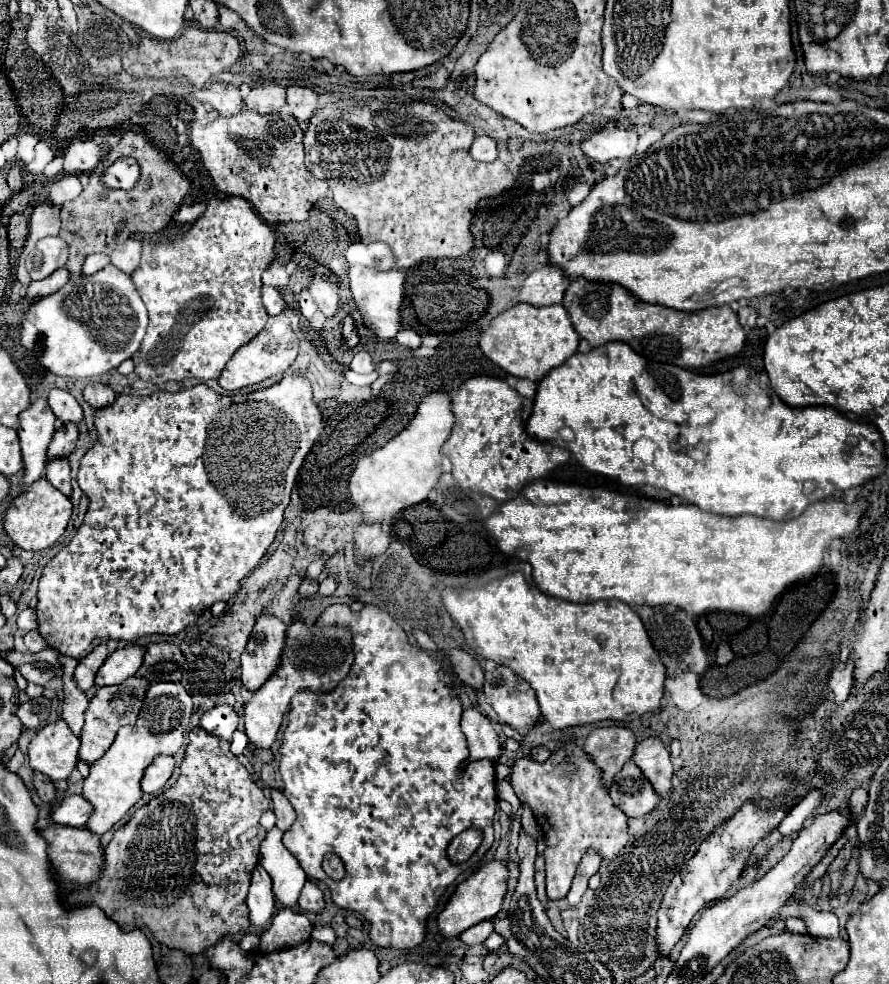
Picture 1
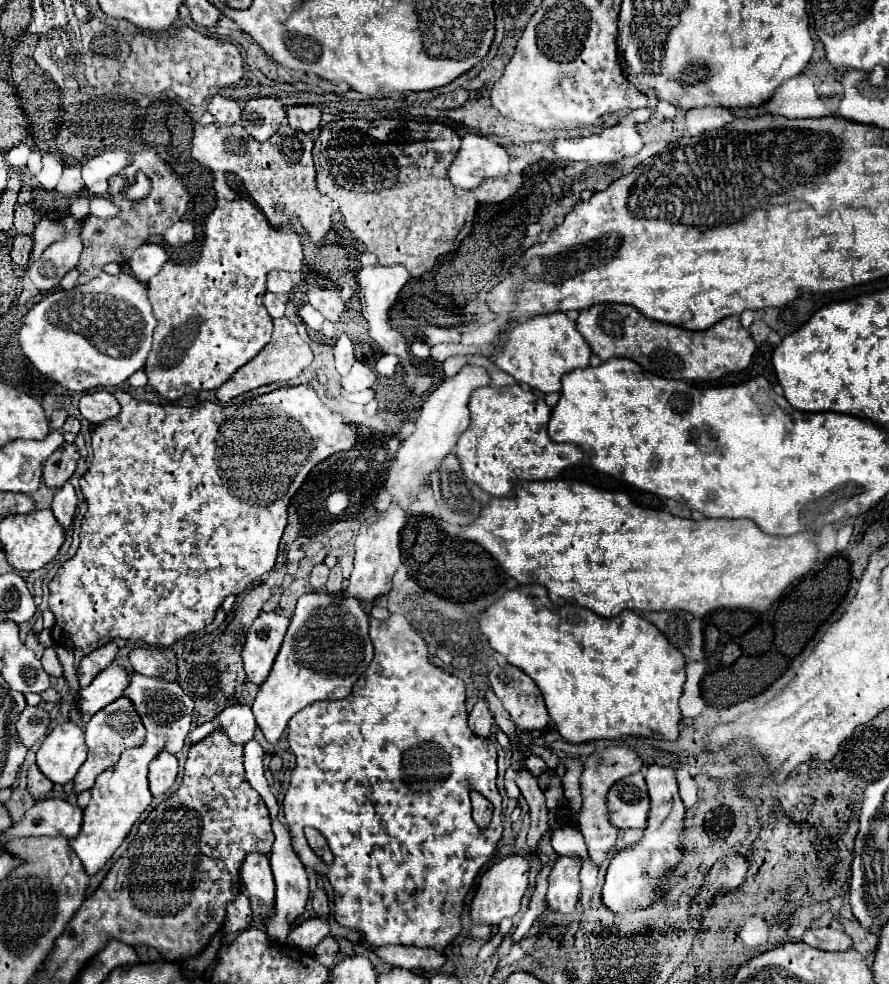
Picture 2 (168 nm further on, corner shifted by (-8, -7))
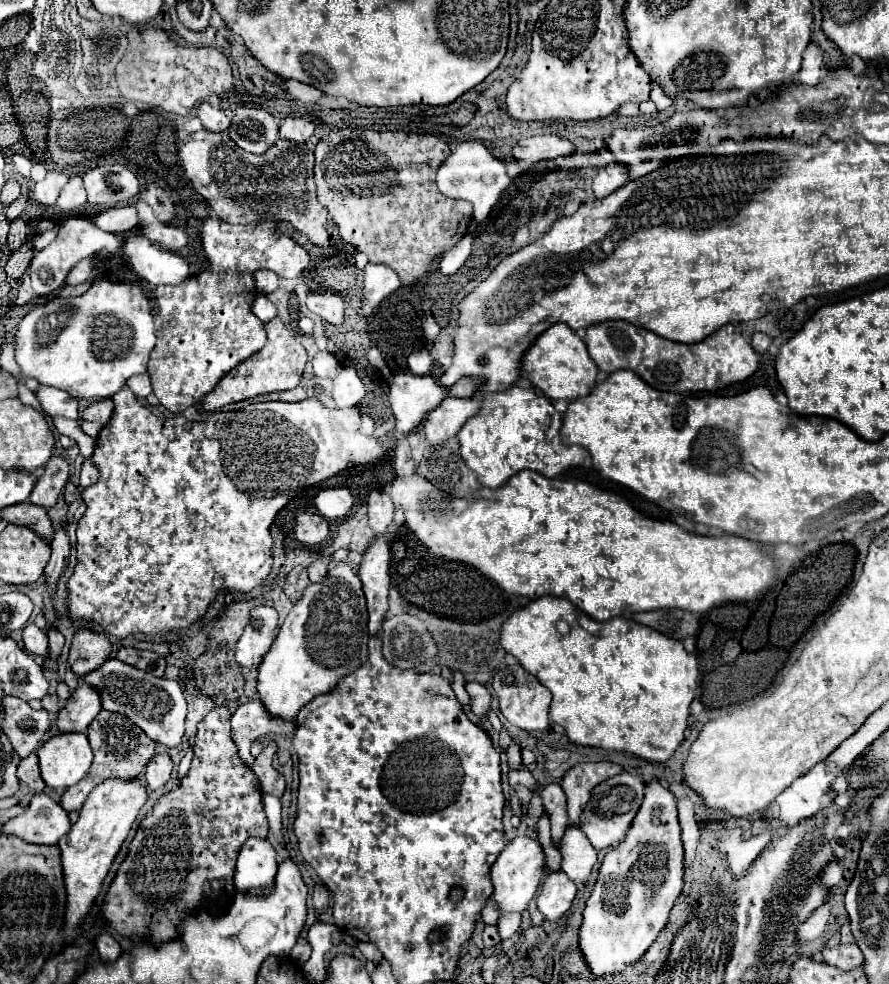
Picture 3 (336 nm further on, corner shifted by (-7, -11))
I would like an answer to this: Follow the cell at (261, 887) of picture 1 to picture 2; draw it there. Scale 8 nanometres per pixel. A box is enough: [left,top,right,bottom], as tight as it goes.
[241,854,275,906]

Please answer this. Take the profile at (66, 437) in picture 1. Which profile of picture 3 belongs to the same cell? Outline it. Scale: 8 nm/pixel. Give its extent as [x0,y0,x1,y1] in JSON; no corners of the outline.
[30,454,70,508]

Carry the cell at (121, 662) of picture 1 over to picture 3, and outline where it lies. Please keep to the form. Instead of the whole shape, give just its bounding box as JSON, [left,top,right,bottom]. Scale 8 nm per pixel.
[58,682,102,732]

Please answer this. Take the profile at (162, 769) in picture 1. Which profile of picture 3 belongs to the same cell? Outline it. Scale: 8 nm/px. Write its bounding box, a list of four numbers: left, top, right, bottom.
[146,754,172,790]

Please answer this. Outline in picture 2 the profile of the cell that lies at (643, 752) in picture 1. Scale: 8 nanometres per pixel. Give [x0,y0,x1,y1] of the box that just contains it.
[601,764,685,914]

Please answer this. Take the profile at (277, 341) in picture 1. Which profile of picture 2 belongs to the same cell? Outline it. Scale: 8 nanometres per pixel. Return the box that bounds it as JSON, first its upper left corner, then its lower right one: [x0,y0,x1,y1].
[215,316,313,402]

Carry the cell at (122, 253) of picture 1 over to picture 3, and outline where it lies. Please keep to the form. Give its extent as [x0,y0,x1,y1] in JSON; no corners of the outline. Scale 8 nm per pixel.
[124,238,190,284]

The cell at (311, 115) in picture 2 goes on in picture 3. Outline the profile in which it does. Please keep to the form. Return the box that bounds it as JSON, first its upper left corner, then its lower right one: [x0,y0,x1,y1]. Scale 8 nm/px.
[280,120,314,142]

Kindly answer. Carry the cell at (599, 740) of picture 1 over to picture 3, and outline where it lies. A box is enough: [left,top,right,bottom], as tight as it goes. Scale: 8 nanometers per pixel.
[560,762,624,824]

